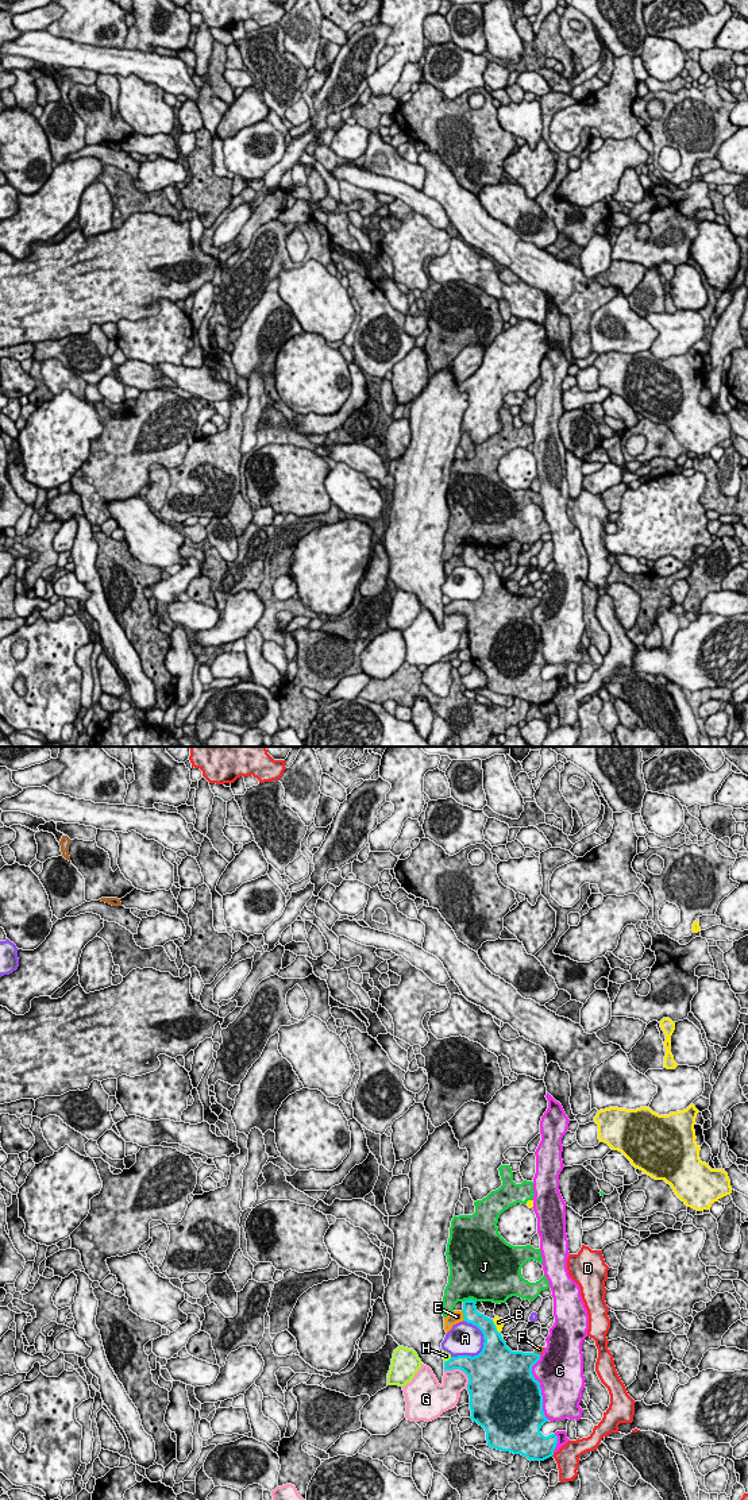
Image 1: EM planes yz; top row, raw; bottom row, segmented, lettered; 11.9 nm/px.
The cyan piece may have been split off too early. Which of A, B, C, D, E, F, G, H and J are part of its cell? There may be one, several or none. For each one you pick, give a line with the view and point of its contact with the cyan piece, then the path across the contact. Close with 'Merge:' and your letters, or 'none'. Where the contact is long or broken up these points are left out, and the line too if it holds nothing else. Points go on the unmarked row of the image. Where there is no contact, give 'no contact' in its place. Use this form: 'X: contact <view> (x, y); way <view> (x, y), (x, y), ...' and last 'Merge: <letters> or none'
Merge: none

